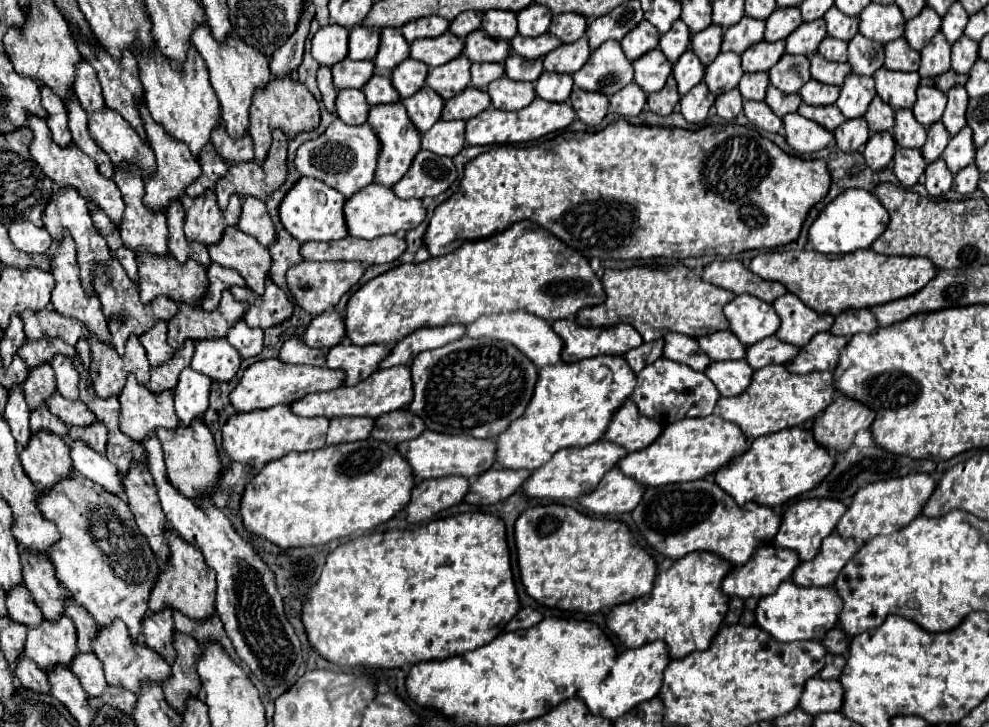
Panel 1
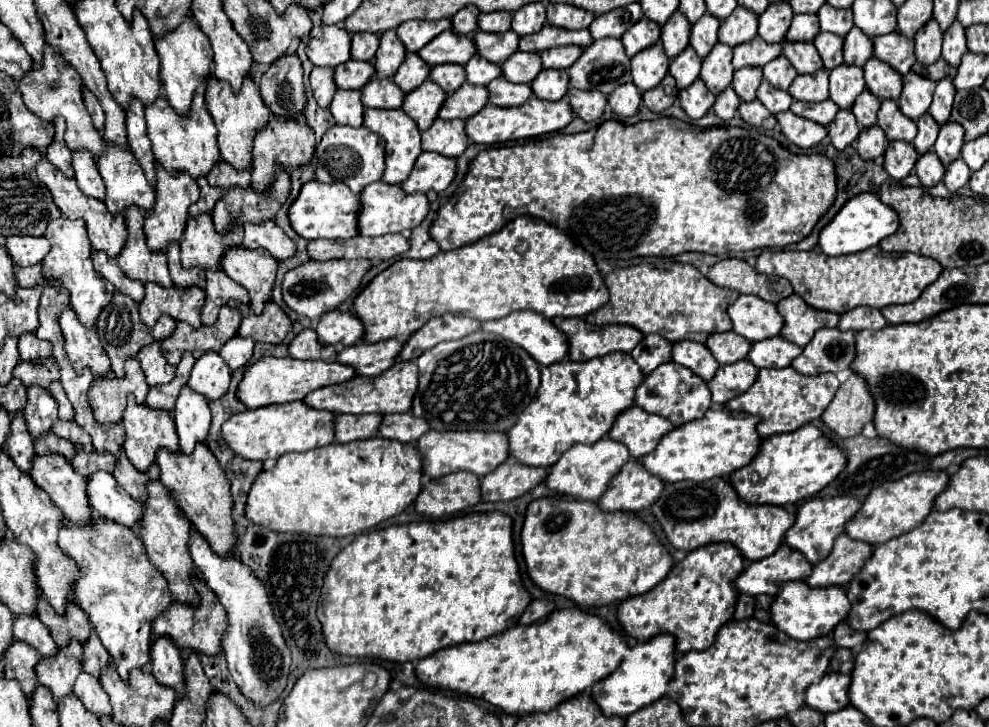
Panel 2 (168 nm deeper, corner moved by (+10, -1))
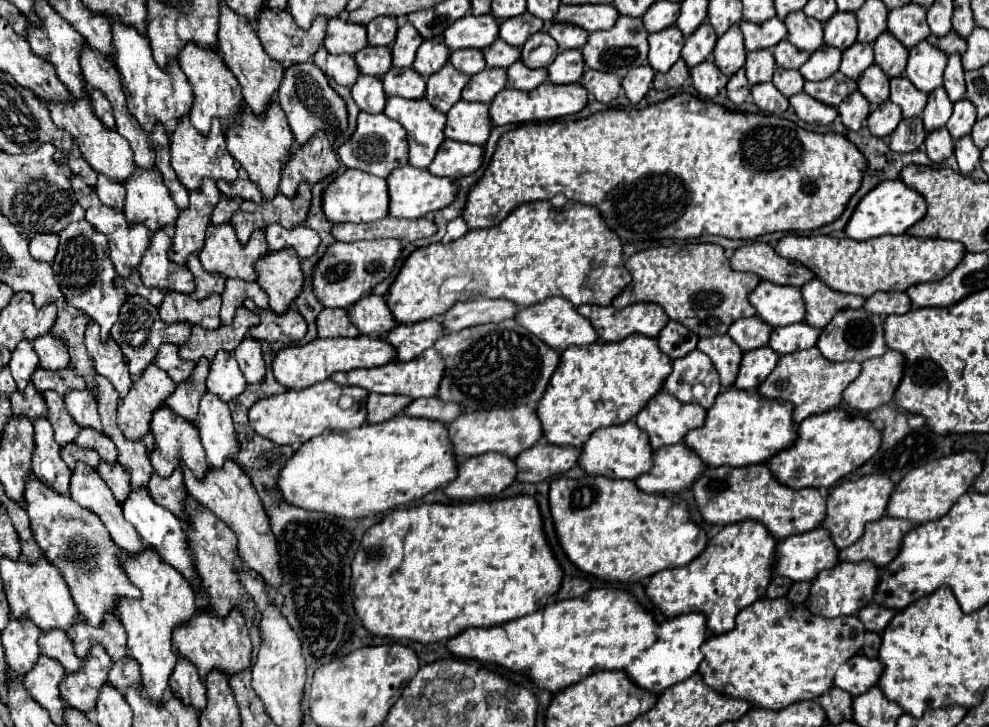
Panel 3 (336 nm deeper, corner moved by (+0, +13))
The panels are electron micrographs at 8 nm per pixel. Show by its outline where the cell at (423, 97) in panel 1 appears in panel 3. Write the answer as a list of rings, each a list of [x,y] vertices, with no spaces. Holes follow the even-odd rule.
[[[445,64],[439,72],[431,74],[427,80],[427,92],[425,98],[439,110],[447,112],[455,102],[461,100],[461,92],[467,86],[469,76],[461,70],[453,68],[451,64]]]

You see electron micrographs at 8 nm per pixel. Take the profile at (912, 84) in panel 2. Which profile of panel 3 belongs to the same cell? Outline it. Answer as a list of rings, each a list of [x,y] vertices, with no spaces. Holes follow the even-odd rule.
[[[927,40],[915,44],[909,50],[909,62],[905,76],[923,92],[931,92],[943,84],[943,70],[947,66],[947,54],[931,46]]]

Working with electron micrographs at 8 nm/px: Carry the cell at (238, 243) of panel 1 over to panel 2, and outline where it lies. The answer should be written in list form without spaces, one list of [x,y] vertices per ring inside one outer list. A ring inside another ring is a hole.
[[[227,248],[225,256],[221,258],[221,270],[247,288],[249,292],[249,306],[255,314],[263,312],[263,304],[271,300],[271,288],[277,274],[277,260],[269,256],[263,248]]]

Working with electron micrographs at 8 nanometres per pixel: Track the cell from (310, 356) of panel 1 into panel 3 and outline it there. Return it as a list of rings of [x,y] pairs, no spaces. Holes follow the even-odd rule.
[[[325,308],[317,316],[317,336],[319,338],[337,338],[337,336],[359,336],[357,326],[349,320],[347,310],[343,308]]]

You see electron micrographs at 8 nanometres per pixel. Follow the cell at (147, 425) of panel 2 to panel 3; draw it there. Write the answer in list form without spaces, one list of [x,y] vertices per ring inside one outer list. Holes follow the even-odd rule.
[[[165,406],[165,408],[155,410],[155,416],[151,418],[151,434],[157,444],[157,448],[151,452],[151,464],[161,478],[169,478],[173,474],[173,470],[179,468],[181,464],[187,464],[187,468],[193,470],[193,474],[197,478],[201,478],[201,480],[205,478],[205,474],[209,470],[209,462],[205,458],[205,450],[203,450],[195,424],[179,418],[171,408]]]

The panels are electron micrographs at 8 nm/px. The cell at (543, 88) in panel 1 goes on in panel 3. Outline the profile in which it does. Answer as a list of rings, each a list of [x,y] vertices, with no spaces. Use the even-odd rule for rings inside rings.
[[[581,50],[559,52],[555,62],[547,70],[549,70],[551,82],[555,82],[555,84],[575,84],[575,82],[579,82],[581,74],[585,70]]]

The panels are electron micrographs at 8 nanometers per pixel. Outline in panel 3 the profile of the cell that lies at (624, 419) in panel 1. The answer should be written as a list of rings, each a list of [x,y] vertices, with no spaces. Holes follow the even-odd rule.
[[[663,390],[649,400],[635,422],[649,434],[651,448],[657,450],[667,444],[683,442],[687,432],[705,424],[705,414],[707,410],[703,406],[679,402],[673,394]]]

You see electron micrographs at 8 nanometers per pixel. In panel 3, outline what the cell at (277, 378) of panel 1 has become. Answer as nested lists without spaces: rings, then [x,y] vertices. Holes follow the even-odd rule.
[[[371,336],[357,338],[315,338],[305,346],[289,346],[277,352],[273,360],[273,374],[279,384],[287,388],[309,388],[311,384],[327,380],[335,372],[349,372],[355,368],[375,368],[397,358],[397,350],[389,342]]]

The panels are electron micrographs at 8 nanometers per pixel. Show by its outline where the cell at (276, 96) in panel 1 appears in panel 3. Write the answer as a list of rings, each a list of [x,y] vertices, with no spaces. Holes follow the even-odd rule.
[[[315,134],[307,146],[295,146],[291,150],[291,158],[283,170],[283,182],[279,184],[279,190],[287,198],[295,198],[297,186],[301,182],[315,186],[329,174],[337,172],[337,168],[339,160],[327,140],[327,134]]]

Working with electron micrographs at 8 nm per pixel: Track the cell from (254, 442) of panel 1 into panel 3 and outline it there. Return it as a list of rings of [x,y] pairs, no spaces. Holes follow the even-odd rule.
[[[323,380],[303,390],[287,390],[279,396],[269,396],[265,400],[259,400],[249,410],[249,422],[257,434],[271,438],[277,444],[289,444],[293,448],[299,448],[309,438],[323,434],[325,430],[351,430],[351,428],[363,426],[367,418],[367,406],[365,406],[367,396],[369,392],[365,388],[339,386],[333,380]],[[343,396],[351,396],[353,406],[341,408],[339,402]]]

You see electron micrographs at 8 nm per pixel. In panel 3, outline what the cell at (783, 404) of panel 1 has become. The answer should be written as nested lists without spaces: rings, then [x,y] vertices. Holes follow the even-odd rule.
[[[799,350],[793,354],[785,354],[773,374],[767,376],[767,380],[759,386],[759,394],[765,398],[779,398],[789,400],[795,404],[793,420],[801,424],[805,418],[813,414],[823,414],[839,406],[843,390],[859,376],[861,364],[859,362],[831,362],[827,360],[819,350]]]

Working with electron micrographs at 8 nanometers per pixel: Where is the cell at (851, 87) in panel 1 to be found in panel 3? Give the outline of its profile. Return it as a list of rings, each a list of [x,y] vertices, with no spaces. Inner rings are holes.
[[[855,42],[847,50],[843,50],[843,60],[841,60],[841,72],[847,74],[849,78],[857,80],[859,74],[873,64],[873,48],[871,44]]]

